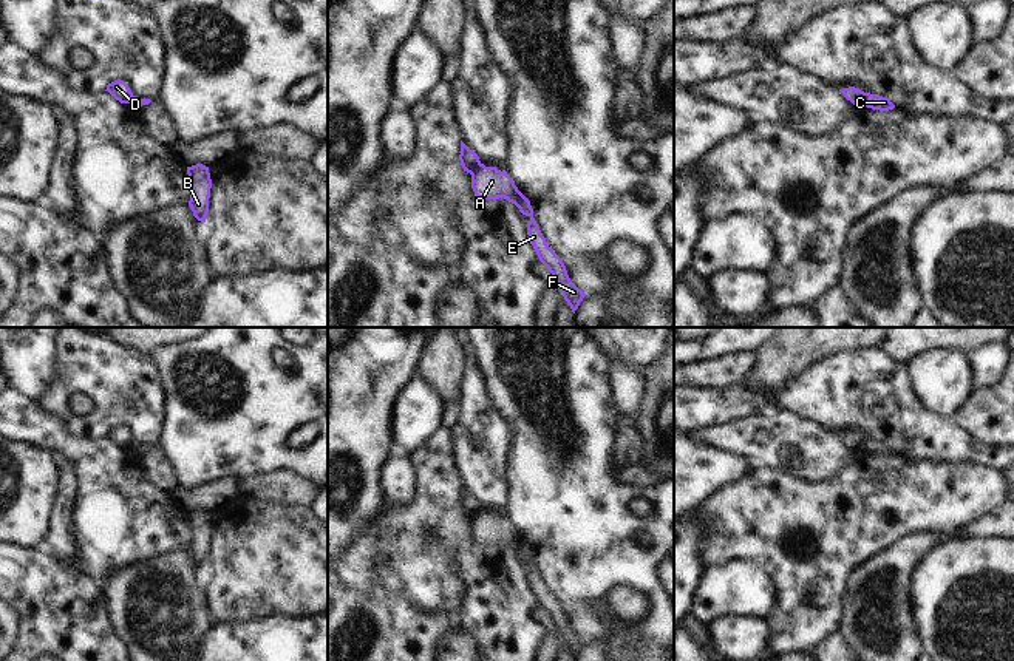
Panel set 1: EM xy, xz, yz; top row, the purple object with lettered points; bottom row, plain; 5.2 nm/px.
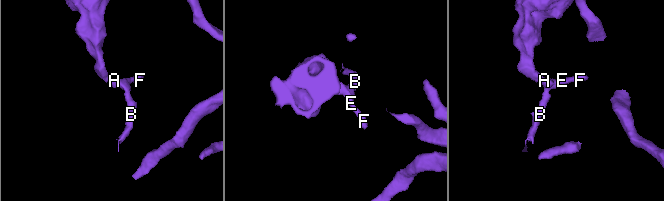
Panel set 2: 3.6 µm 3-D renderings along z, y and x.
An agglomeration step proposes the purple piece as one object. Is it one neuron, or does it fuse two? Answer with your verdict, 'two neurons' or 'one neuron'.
two neurons

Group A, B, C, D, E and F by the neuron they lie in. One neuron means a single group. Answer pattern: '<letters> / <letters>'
A B C E F / D

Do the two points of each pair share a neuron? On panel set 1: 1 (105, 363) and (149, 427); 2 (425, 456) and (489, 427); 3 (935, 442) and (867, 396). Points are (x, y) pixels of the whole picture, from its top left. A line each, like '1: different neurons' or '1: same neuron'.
1: same neuron
2: different neurons
3: same neuron

